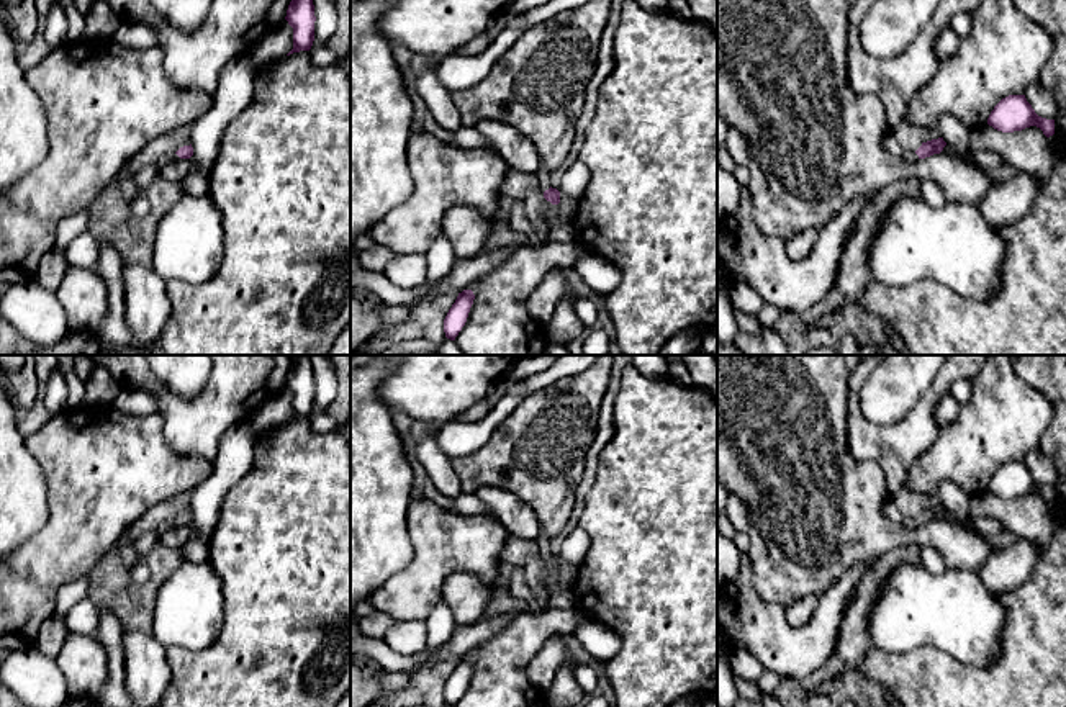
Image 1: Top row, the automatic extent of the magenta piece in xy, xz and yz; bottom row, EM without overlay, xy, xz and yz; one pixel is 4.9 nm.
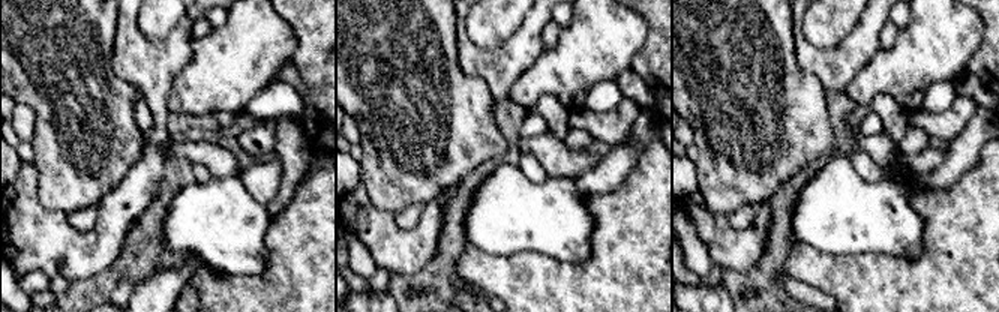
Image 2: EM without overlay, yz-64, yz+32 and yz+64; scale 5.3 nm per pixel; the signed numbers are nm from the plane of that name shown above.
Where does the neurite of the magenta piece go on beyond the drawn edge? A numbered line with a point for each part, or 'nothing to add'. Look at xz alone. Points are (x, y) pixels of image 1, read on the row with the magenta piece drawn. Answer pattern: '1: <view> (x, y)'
1: xz (542, 174)

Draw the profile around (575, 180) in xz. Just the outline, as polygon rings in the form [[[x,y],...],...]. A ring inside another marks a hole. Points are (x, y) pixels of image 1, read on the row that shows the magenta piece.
[[[576,160],[562,177],[558,191],[578,200],[585,193],[589,177],[589,169],[583,162]]]

